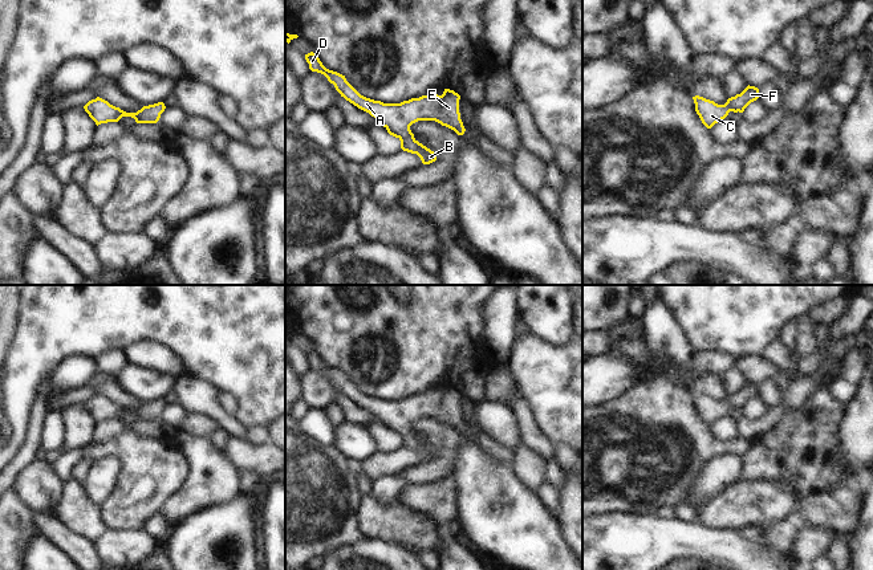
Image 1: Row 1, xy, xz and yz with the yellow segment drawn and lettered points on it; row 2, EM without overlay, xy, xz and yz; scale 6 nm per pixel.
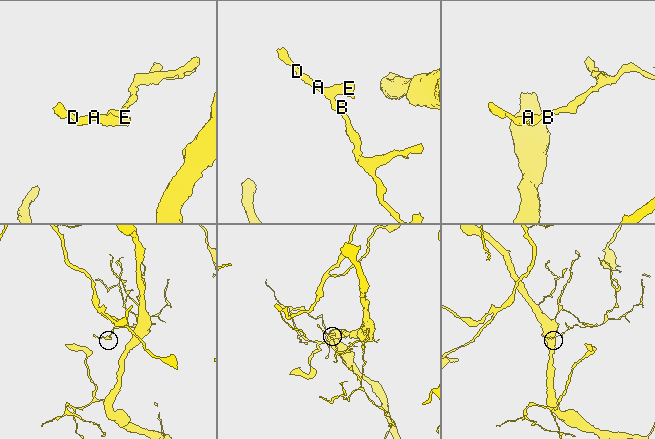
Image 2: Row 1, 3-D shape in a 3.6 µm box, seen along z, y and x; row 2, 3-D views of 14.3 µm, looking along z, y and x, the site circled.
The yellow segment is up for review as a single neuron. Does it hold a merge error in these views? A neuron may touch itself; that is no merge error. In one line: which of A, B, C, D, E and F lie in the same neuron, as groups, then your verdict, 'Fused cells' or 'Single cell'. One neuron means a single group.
Groups: A B C D E F. Single cell.

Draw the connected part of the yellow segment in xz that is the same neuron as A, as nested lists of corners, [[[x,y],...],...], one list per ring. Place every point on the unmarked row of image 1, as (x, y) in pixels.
[[[313,349],[305,351],[305,357],[312,369],[324,371],[341,394],[374,414],[390,432],[401,437],[403,448],[417,451],[423,461],[435,459],[436,451],[414,435],[410,427],[413,420],[435,418],[458,432],[466,428],[459,410],[460,392],[454,387],[444,386],[442,392],[427,391],[401,400],[383,400],[361,392],[345,372],[326,366]]]

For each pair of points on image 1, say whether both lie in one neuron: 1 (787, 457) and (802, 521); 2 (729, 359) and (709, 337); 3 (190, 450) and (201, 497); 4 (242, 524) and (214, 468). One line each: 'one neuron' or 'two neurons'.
1: one neuron
2: two neurons
3: one neuron
4: two neurons

